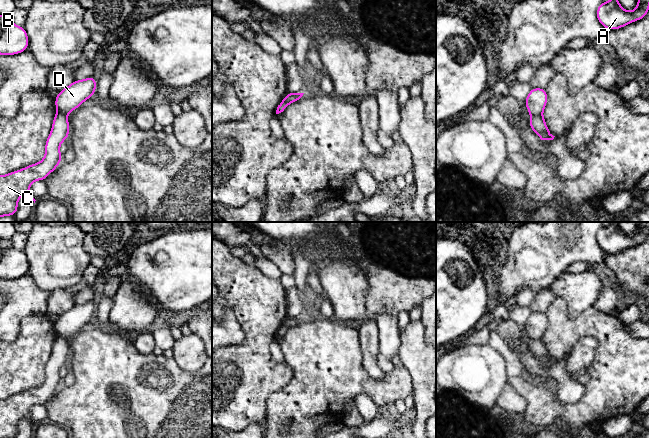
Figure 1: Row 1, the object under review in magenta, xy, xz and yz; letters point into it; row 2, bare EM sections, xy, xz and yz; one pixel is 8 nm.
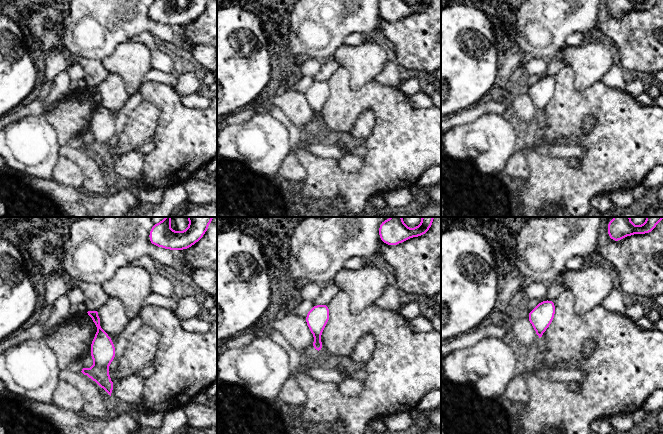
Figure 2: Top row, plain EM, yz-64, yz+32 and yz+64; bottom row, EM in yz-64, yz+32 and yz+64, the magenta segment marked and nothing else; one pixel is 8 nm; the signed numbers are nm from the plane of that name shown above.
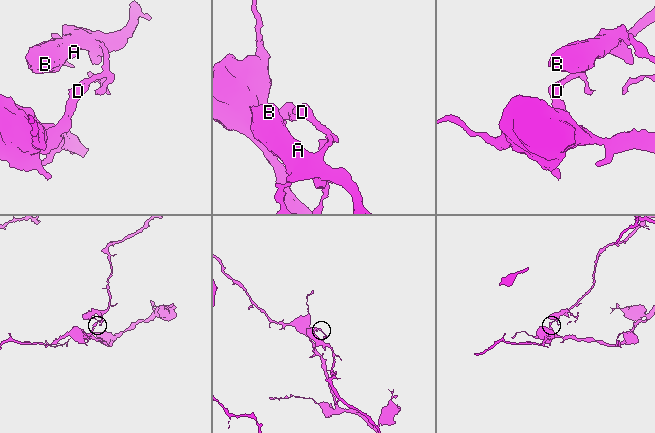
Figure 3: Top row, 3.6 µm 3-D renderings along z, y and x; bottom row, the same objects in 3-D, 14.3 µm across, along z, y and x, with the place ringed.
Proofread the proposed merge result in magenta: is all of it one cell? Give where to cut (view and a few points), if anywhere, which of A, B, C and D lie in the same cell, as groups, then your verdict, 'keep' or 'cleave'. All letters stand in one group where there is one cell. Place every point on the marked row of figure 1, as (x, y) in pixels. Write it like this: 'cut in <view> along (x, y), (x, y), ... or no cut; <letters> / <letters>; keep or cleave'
cut in yz along (541, 113), (531, 115); A B D / C; cleave

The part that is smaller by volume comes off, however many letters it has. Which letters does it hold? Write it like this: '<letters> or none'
A, B, D

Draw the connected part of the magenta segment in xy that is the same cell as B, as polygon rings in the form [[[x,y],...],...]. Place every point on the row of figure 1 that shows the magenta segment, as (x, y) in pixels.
[[[0,15],[0,55],[20,54],[28,46],[26,29],[15,25],[11,16]]]

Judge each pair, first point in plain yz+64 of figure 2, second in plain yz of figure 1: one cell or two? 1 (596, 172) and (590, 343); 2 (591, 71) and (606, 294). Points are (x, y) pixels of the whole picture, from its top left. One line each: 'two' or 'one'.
1: two
2: two

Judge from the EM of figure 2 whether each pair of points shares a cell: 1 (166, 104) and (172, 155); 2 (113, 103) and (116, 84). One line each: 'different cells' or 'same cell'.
1: same cell
2: same cell

